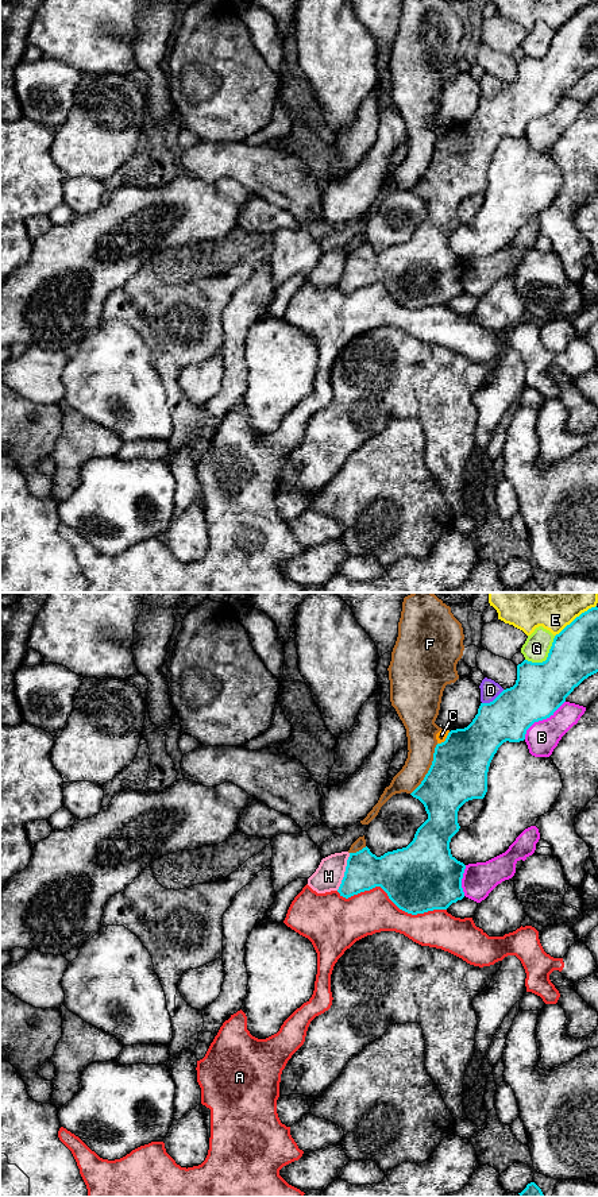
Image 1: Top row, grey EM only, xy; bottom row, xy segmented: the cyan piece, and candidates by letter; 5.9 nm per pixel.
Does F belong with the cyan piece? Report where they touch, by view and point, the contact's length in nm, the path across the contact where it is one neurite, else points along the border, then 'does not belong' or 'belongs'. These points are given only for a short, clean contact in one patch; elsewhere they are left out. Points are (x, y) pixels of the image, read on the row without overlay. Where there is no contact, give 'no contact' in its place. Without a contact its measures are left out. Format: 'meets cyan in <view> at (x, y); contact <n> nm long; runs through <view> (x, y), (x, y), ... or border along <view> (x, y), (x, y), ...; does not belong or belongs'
meets cyan in xy at (429, 165); contact 340 nm long; does not belong

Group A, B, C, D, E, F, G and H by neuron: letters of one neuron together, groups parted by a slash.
A / B / C / D / E / F / G / H

